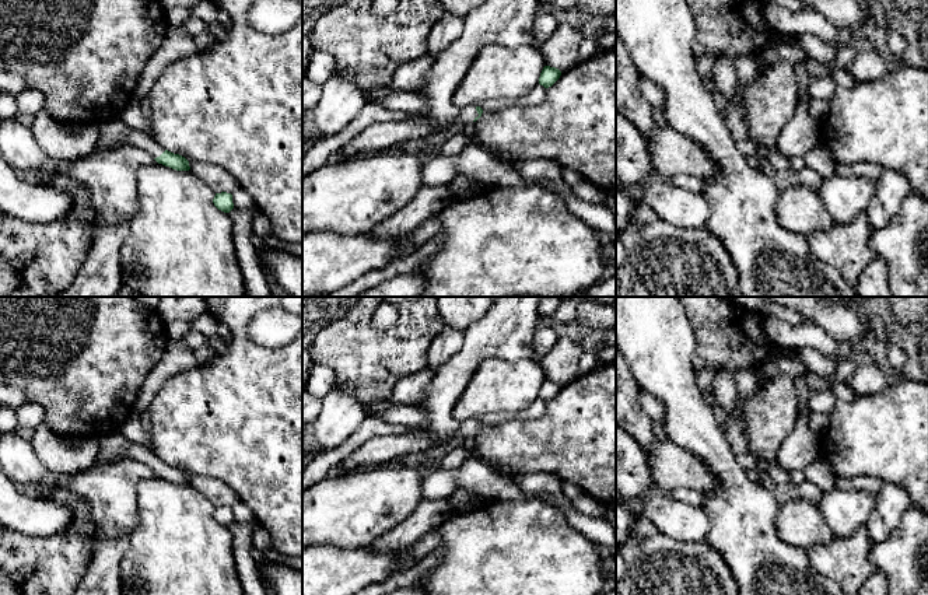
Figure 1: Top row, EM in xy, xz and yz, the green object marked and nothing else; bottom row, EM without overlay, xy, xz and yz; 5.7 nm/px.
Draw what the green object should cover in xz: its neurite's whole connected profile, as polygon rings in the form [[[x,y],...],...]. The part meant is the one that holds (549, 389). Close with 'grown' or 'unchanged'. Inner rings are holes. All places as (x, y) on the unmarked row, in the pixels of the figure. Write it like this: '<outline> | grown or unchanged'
[[[544,379],[539,391],[539,398],[549,402],[560,392],[560,389],[561,385],[558,382]]] | unchanged

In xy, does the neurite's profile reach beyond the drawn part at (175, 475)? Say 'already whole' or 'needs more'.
needs more

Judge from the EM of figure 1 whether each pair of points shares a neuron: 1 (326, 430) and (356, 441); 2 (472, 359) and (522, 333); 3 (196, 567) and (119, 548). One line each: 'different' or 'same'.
1: different
2: same
3: different

